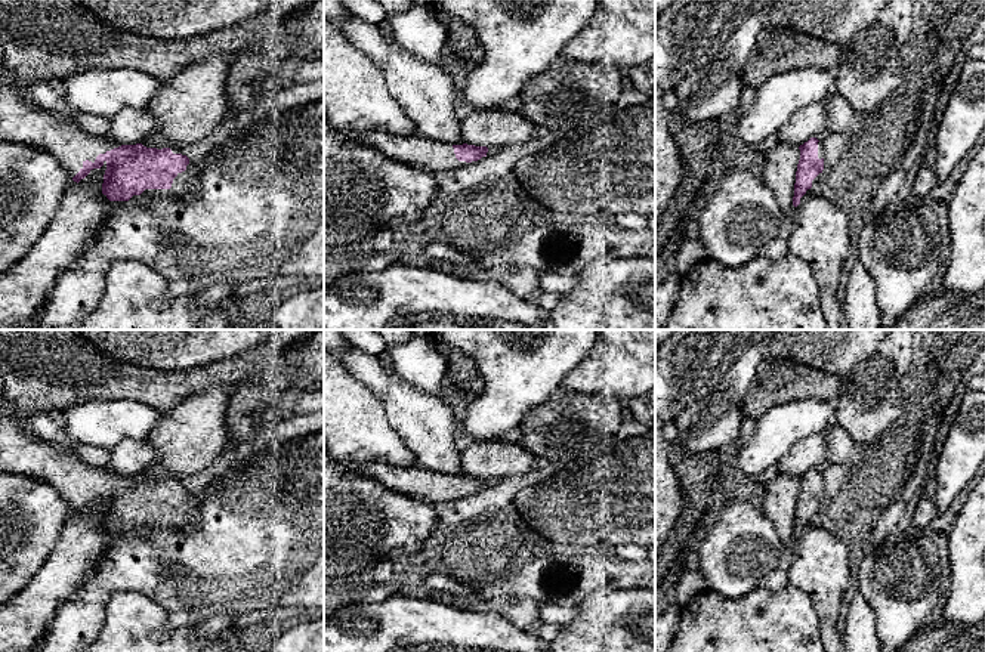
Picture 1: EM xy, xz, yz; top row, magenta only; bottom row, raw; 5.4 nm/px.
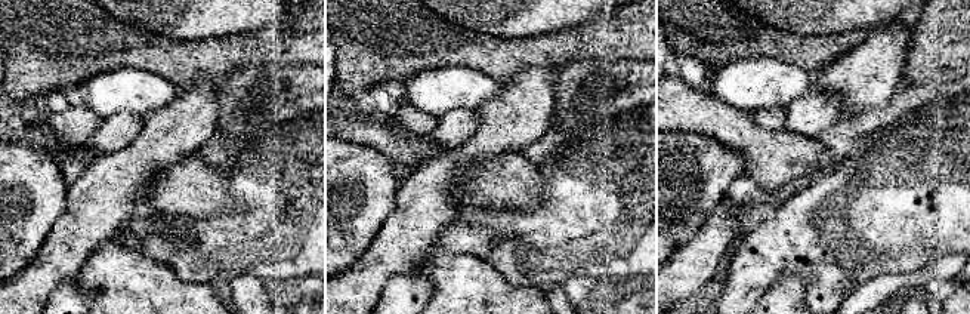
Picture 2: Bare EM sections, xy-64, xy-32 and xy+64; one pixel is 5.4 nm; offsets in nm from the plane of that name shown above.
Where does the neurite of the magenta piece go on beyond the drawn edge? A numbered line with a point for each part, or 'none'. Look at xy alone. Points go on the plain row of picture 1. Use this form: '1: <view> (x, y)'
1: xy (55, 463)
2: xy (187, 515)

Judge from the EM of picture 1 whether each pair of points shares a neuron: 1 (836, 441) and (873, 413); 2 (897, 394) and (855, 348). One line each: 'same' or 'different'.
1: different
2: different

